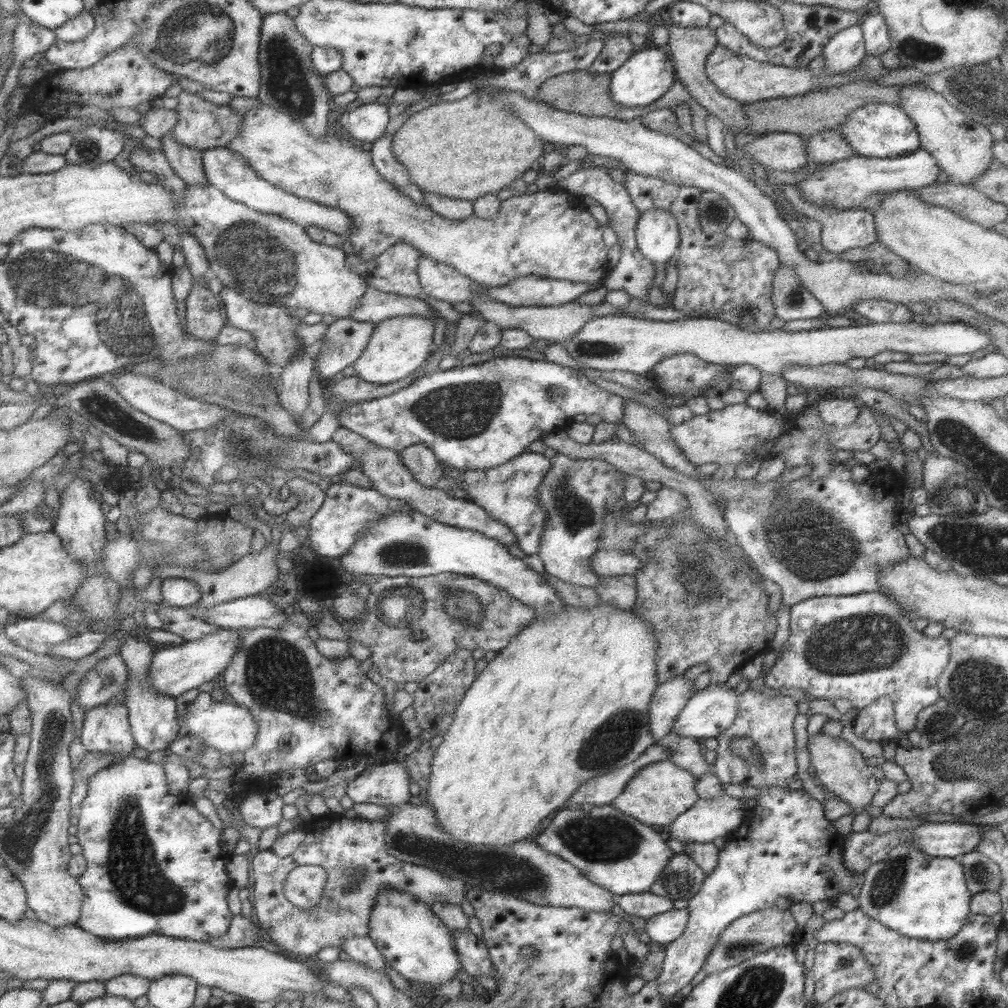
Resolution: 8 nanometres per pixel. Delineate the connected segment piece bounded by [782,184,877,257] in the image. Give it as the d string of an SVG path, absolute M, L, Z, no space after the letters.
M784 184L782 187L784 197L794 207L794 210L804 214L810 220L816 220L821 226L821 247L827 251L828 256L838 256L851 248L864 248L877 240L873 215L867 209L824 209L814 204L809 204L799 196L798 190L794 185Z

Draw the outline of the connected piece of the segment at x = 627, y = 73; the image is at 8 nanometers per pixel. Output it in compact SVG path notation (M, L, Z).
M648 43L633 51L621 66L612 72L609 95L611 95L613 102L623 106L623 108L647 107L661 98L675 80L674 67L666 49Z

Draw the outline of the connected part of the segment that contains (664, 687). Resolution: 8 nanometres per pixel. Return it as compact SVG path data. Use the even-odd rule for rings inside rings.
M681 673L657 685L647 713L647 720L649 720L647 728L654 742L671 730L673 721L692 695L693 682L694 680L686 679Z

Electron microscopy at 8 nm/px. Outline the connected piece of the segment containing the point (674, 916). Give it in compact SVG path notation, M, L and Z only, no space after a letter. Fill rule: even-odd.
M669 909L667 912L654 914L645 919L642 937L646 941L657 942L666 946L673 942L685 928L687 922L687 909Z

